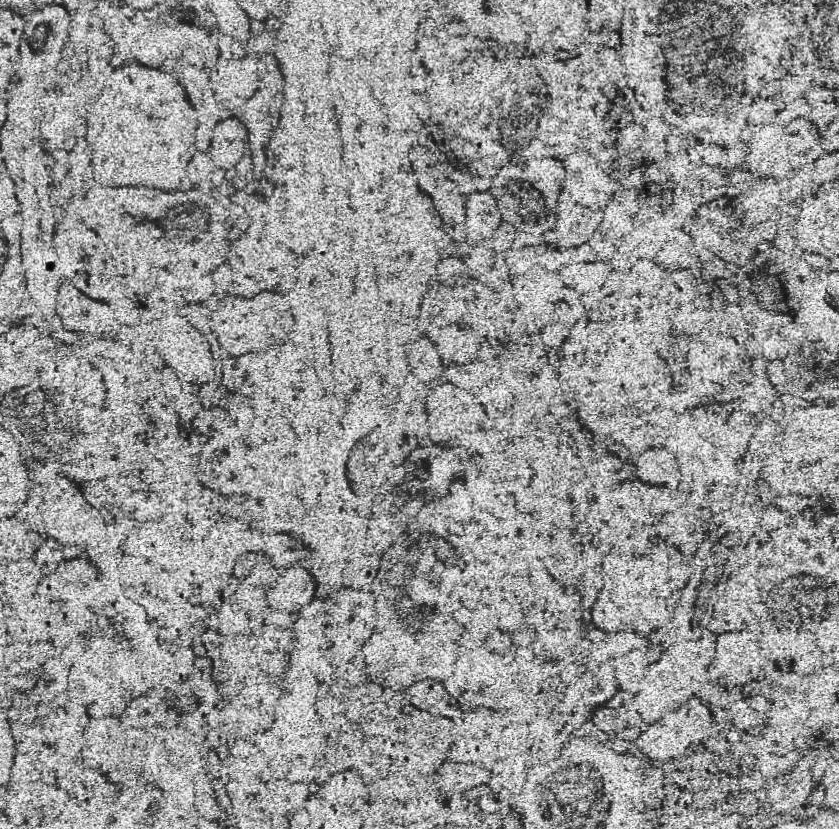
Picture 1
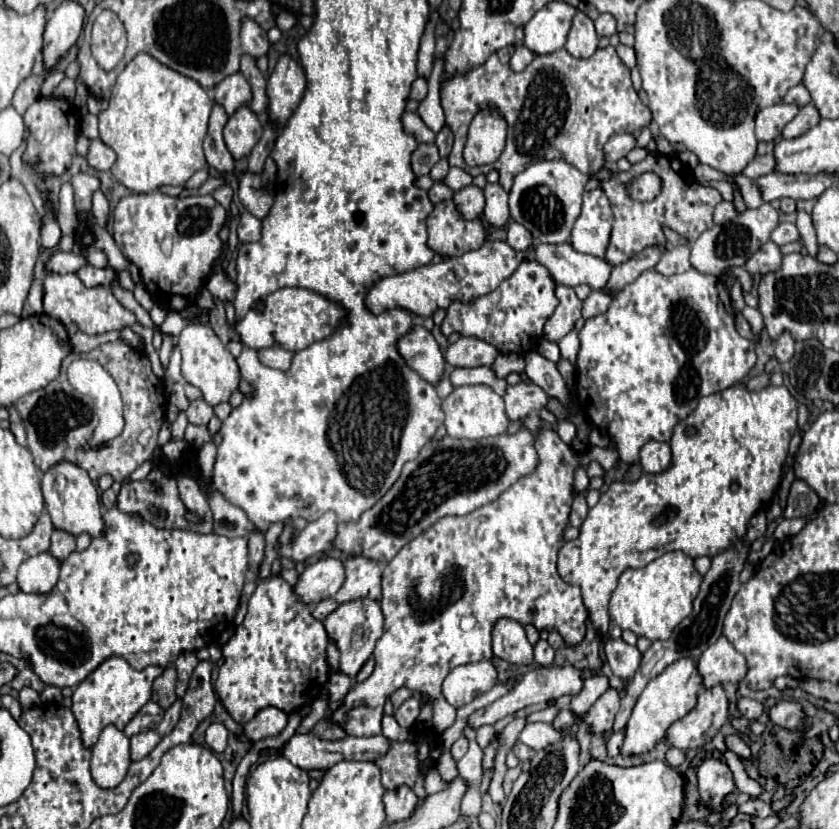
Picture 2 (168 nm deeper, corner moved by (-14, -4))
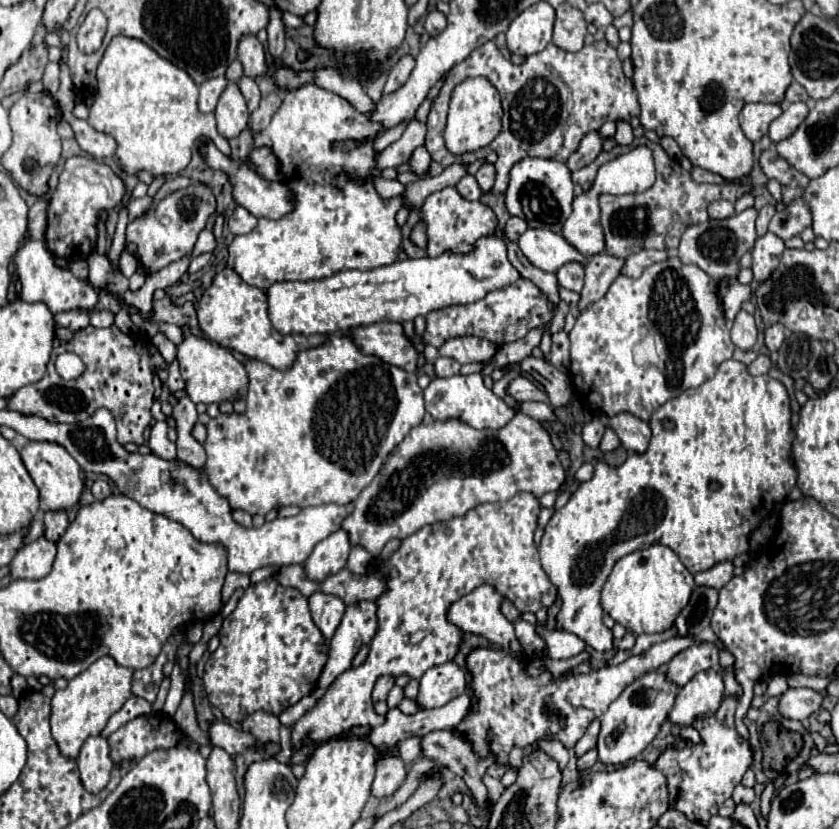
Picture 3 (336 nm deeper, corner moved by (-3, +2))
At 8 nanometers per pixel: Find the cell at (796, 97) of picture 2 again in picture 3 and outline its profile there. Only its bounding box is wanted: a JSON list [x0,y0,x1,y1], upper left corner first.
[786,82,814,106]

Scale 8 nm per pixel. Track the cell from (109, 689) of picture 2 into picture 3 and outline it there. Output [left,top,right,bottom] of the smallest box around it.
[52,656,132,760]

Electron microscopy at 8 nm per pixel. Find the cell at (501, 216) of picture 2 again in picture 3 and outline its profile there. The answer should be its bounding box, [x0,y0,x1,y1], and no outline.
[474,162,496,192]

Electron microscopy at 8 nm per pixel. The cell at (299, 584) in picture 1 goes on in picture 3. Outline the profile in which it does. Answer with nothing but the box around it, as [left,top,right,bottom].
[304,530,352,582]

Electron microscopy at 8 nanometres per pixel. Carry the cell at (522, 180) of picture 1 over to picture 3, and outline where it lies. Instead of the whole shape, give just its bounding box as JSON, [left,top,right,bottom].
[506,158,574,232]

